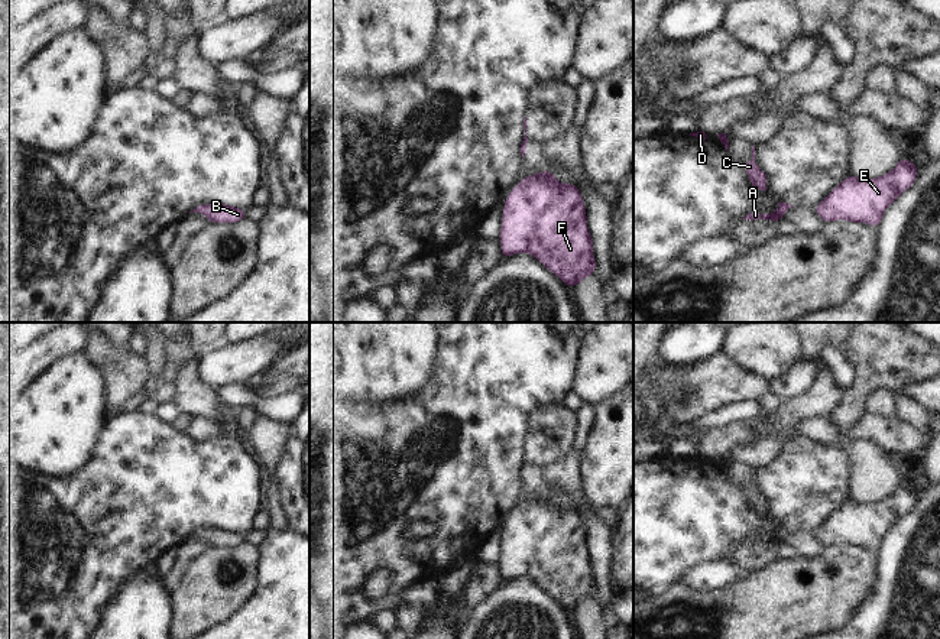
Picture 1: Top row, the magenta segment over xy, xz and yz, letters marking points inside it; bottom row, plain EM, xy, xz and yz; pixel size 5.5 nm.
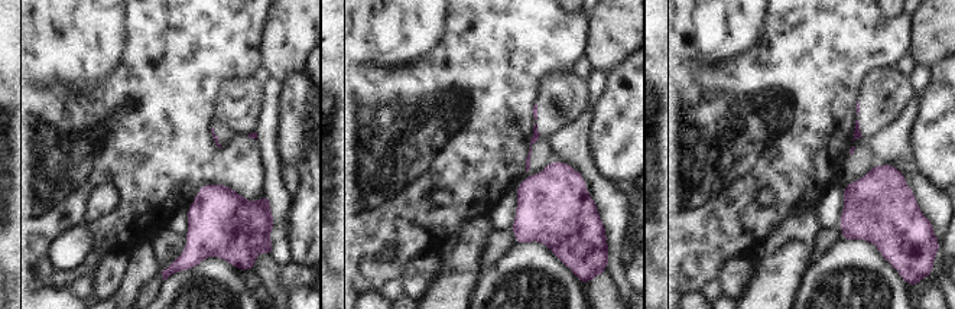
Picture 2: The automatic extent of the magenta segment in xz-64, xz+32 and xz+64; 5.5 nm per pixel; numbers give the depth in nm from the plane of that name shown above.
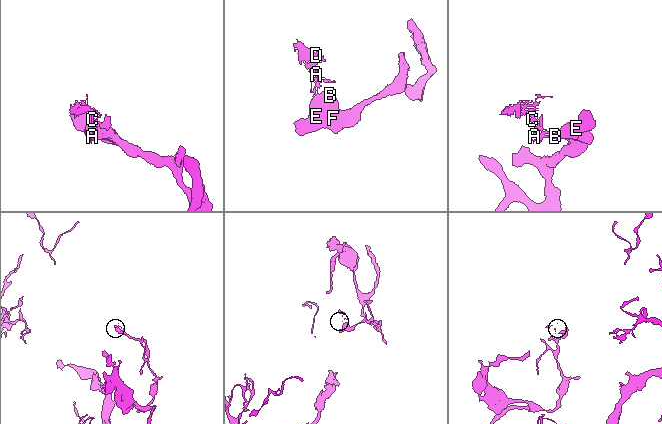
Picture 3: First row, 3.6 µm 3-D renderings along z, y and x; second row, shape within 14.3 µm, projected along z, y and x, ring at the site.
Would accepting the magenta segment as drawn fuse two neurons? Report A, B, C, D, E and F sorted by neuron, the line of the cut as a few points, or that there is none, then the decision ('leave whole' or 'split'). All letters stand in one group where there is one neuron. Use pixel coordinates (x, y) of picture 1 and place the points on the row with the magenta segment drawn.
A C D / B E F | xz (527, 177), (521, 181) | split

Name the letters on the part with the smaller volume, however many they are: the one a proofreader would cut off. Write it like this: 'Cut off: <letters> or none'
Cut off: A, C, D

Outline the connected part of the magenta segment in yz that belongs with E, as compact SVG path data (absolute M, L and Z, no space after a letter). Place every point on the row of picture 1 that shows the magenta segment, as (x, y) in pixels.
M901 158L894 169L875 179L859 179L849 175L816 205L824 223L847 220L879 227L884 211L917 179L917 168Z

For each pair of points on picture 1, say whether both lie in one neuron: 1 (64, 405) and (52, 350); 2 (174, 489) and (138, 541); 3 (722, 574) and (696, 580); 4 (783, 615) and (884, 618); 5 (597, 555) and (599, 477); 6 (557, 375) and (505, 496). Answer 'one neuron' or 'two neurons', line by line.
1: two neurons
2: one neuron
3: one neuron
4: two neurons
5: two neurons
6: one neuron

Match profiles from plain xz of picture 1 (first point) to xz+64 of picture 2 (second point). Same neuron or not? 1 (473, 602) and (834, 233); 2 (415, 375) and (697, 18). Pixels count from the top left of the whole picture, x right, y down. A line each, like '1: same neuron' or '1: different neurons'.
1: same neuron
2: same neuron

